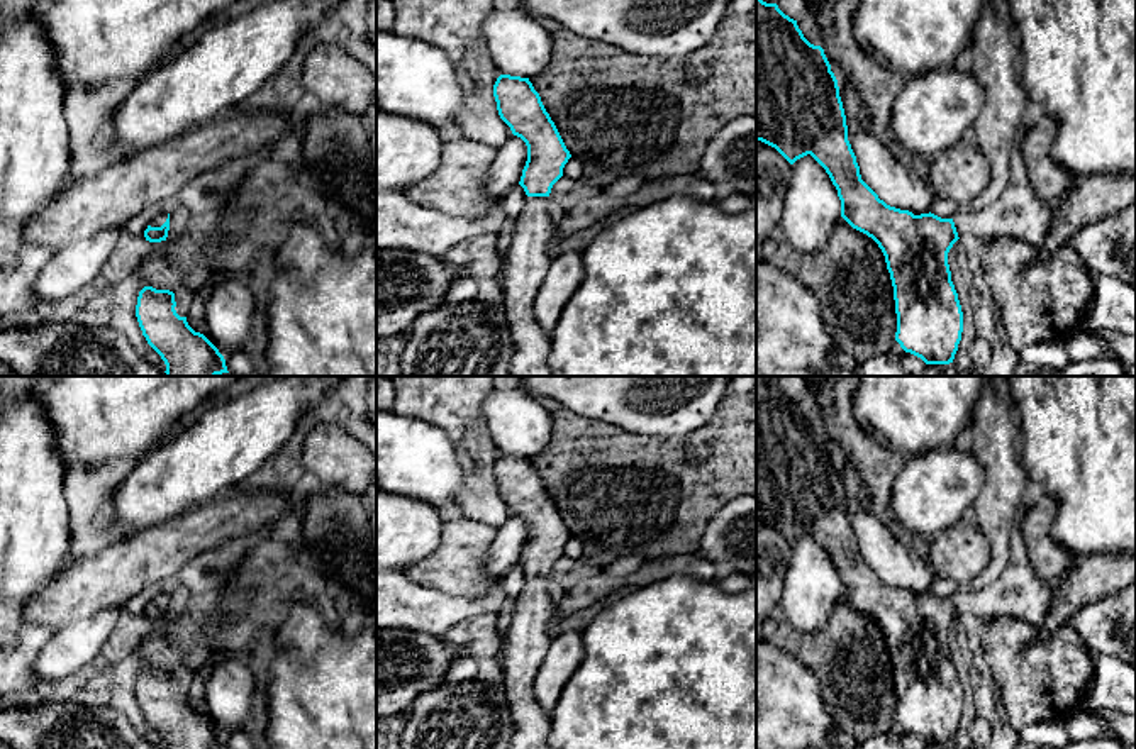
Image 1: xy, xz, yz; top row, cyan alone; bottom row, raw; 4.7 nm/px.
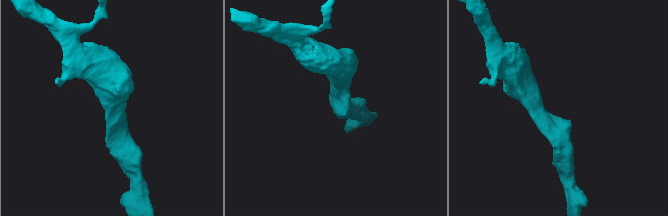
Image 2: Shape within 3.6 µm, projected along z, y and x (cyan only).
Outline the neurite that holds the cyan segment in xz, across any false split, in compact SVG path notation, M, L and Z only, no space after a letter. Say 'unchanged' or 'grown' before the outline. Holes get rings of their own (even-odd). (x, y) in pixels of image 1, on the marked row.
grown; M500 75L493 85L493 97L500 119L510 127L512 134L521 137L527 146L527 161L519 181L527 198L517 217L515 232L504 258L504 312L509 319L514 344L510 376L553 376L548 364L551 334L543 330L537 322L534 297L553 261L549 246L554 224L546 214L548 197L553 185L563 176L563 168L571 154L529 78Z

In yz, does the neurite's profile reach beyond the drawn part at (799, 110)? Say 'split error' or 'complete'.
split error

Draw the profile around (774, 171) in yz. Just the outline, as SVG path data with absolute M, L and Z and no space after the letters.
M756 141L756 247L780 225L792 164L771 146Z

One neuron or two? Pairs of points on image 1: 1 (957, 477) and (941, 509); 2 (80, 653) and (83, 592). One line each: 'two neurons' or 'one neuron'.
1: one neuron
2: two neurons

